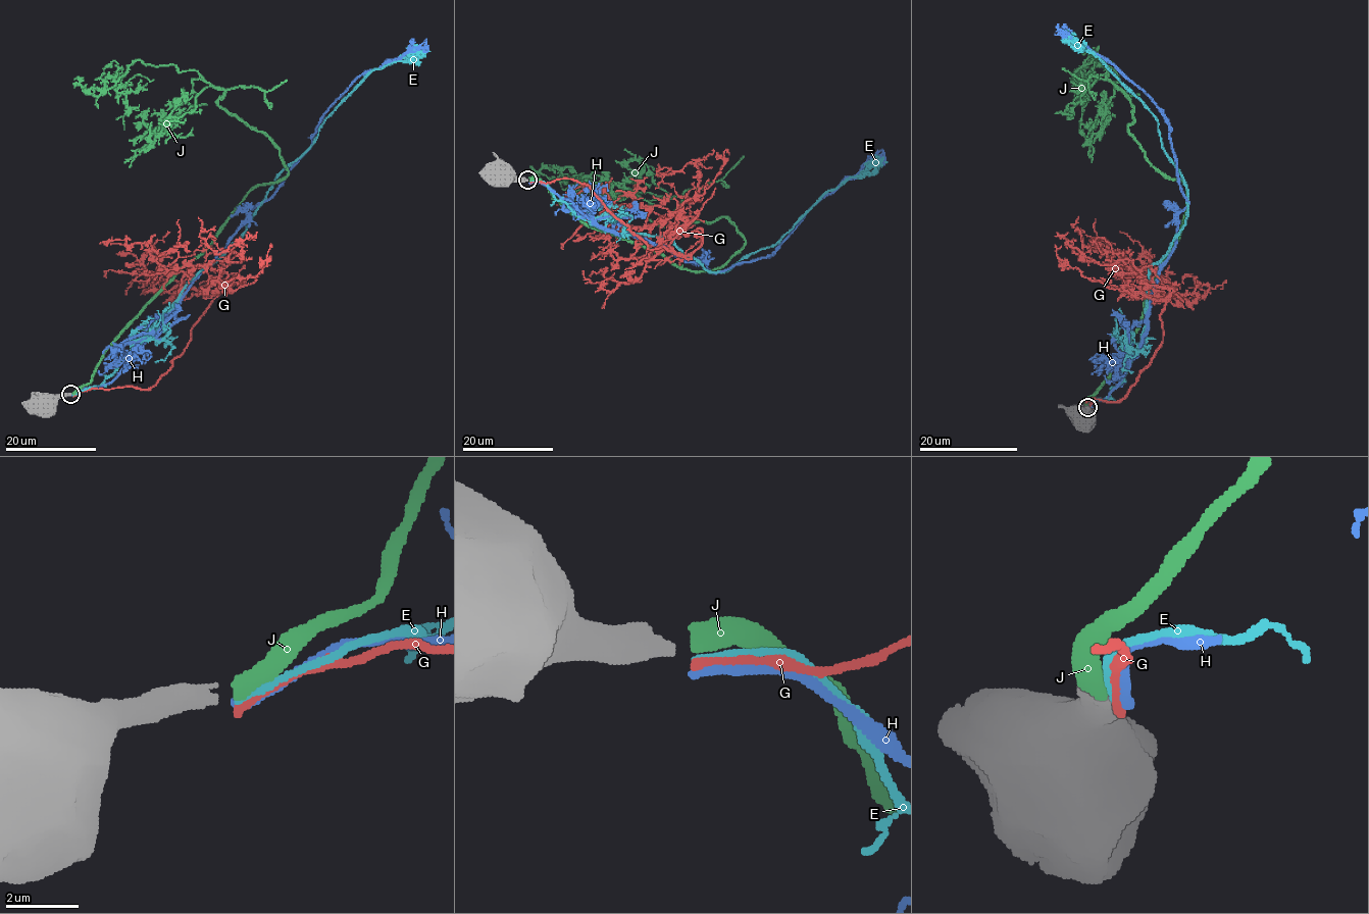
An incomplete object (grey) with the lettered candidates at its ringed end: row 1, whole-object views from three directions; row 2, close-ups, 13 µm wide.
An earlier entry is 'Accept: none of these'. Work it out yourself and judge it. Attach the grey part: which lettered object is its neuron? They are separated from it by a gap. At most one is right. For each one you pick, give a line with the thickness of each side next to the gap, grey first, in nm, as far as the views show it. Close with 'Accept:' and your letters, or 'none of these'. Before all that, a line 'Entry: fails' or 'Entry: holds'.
Entry: fails
J: 480/550 nm
Accept: J

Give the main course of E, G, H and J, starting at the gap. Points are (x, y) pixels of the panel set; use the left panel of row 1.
E: (72, 394), (107, 378), (188, 284), (227, 250), (277, 176), (373, 70), (429, 51)
G: (72, 396), (150, 389), (224, 272), (210, 261), (166, 269), (149, 243), (99, 243)
H: (71, 394), (118, 375), (247, 214), (270, 197), (309, 148), (319, 118), (358, 78), (416, 51), (426, 39)
J: (72, 394), (242, 199), (288, 173), (196, 70), (137, 60), (106, 89), (118, 63)

